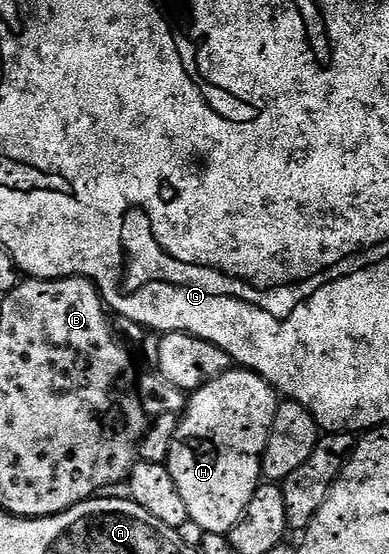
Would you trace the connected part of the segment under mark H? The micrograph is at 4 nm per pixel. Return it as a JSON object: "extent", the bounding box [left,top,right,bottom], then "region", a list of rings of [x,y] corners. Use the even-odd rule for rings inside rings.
{"extent":[164,368,279,535],"region":[[[232,368],[224,372],[224,376],[216,376],[216,380],[189,395],[178,430],[174,433],[170,455],[164,464],[172,480],[176,480],[176,489],[184,499],[184,508],[188,508],[189,521],[200,524],[206,534],[229,535],[240,516],[244,516],[248,500],[252,500],[256,488],[263,481],[262,454],[266,450],[279,401],[279,395],[259,374],[241,368]]]}

